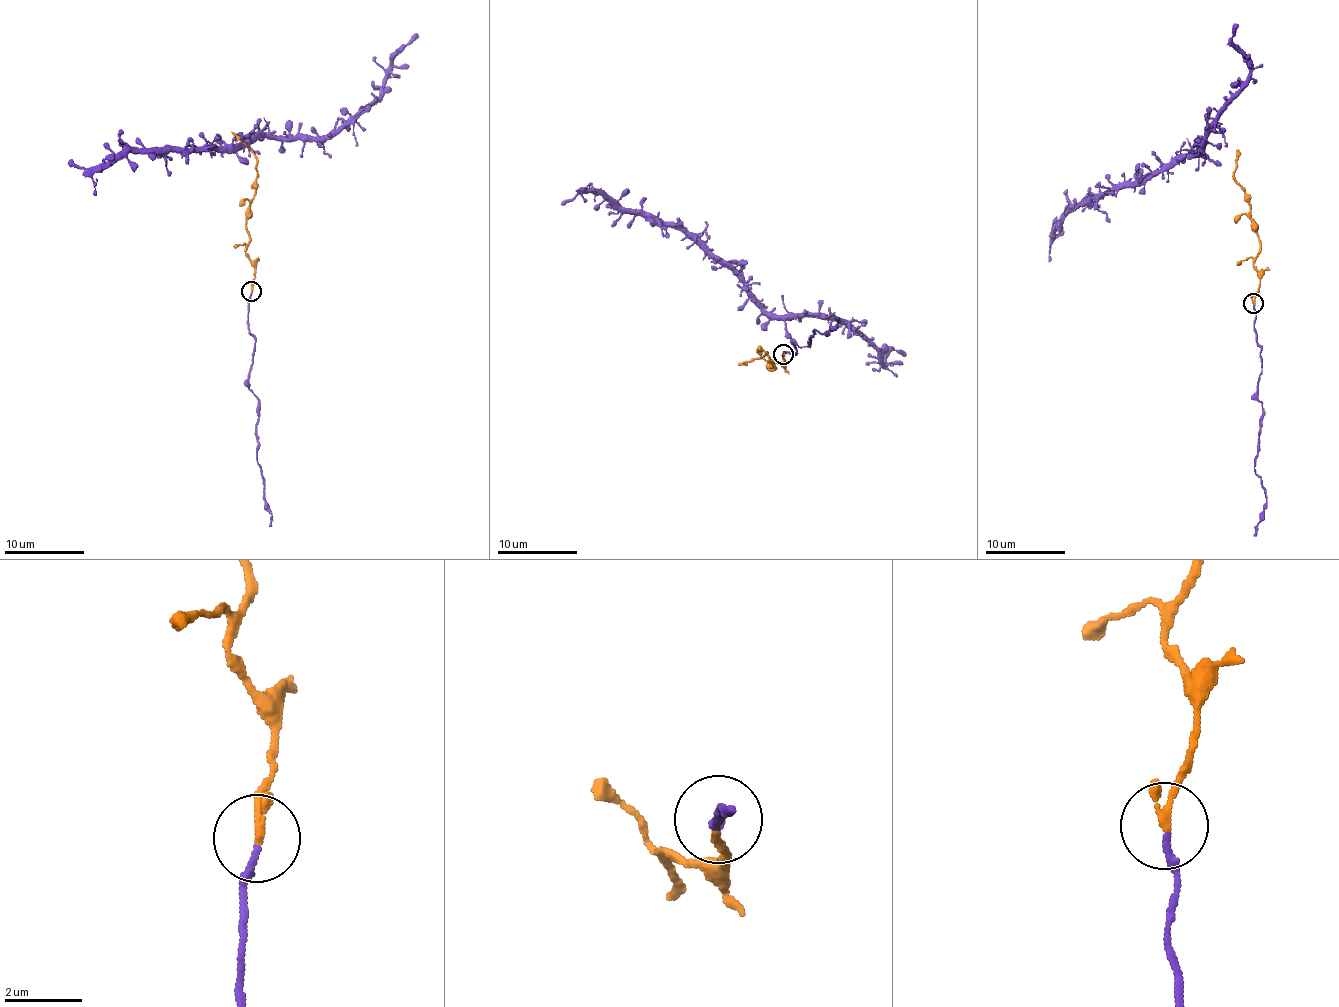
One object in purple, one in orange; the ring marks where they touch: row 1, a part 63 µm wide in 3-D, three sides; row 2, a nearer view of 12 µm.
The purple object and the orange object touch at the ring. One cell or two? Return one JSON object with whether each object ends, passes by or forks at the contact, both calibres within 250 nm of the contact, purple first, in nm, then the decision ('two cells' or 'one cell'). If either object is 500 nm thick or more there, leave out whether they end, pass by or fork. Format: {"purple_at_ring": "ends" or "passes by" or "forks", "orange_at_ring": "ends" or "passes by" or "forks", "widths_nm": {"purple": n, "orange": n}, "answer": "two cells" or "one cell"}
{"purple_at_ring": "ends", "orange_at_ring": "ends", "widths_nm": {"purple": 170, "orange": 240}, "answer": "one cell"}

